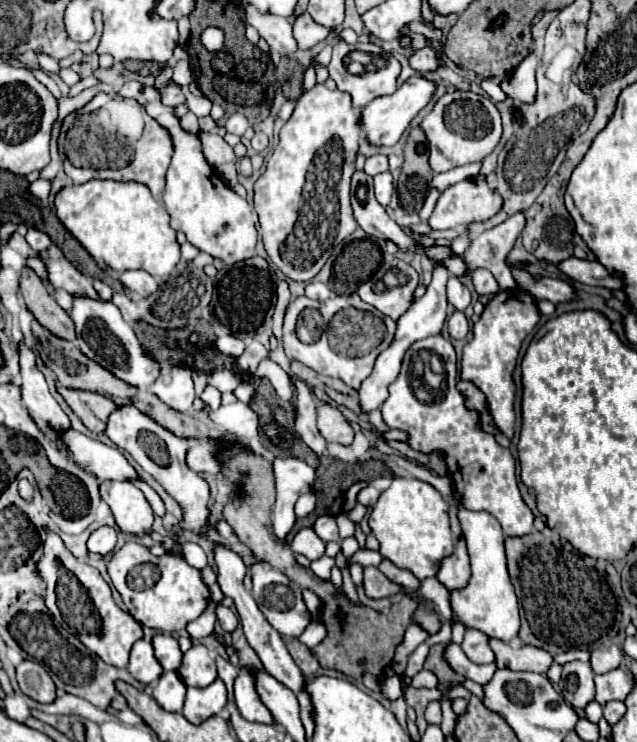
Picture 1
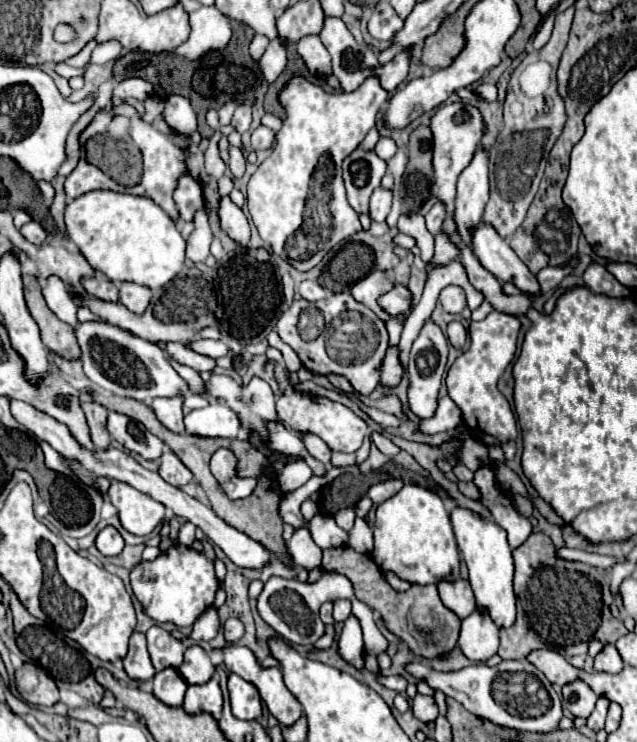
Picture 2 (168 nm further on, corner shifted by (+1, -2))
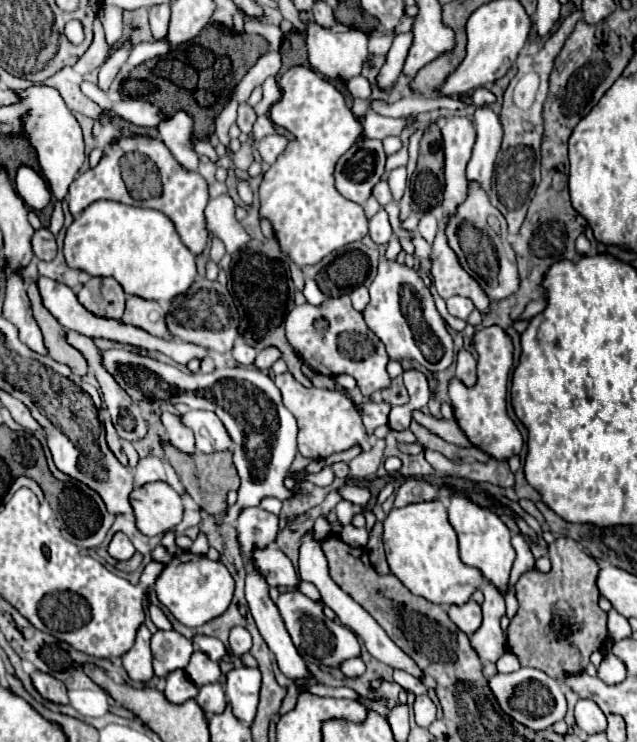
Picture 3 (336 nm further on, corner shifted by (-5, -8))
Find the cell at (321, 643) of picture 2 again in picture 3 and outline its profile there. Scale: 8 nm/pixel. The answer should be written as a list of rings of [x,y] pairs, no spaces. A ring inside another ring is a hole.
[[[348,659],[342,663],[342,673],[346,677],[360,677],[366,671],[366,665],[362,659]]]

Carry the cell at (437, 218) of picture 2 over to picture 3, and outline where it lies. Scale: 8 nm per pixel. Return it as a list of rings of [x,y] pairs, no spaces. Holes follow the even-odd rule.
[[[424,213],[416,229],[418,229],[418,233],[420,233],[428,243],[432,243],[432,241],[434,241],[434,237],[436,237],[436,233],[438,233],[436,217],[434,217],[434,215],[430,215],[430,213]]]

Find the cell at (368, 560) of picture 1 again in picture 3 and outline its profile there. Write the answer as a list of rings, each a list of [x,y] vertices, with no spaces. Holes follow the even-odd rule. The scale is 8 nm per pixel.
[[[284,591],[284,593],[280,593],[276,605],[280,609],[280,615],[286,623],[286,629],[290,633],[296,649],[302,655],[306,655],[310,661],[332,667],[332,669],[340,669],[340,665],[344,661],[348,661],[352,657],[360,657],[360,643],[358,643],[356,635],[348,627],[342,627],[338,621],[326,619],[322,613],[322,603],[314,603],[300,591]]]

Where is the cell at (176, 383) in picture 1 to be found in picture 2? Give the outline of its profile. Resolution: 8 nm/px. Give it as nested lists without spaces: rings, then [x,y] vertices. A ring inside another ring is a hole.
[[[158,397],[152,403],[152,409],[156,413],[156,417],[174,433],[184,433],[184,413],[182,413],[182,405],[184,405],[184,397]]]

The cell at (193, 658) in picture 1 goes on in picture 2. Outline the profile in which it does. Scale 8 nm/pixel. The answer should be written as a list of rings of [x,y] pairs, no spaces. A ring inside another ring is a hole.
[[[190,645],[184,653],[184,663],[178,671],[188,685],[204,685],[214,675],[214,665],[200,645]]]

